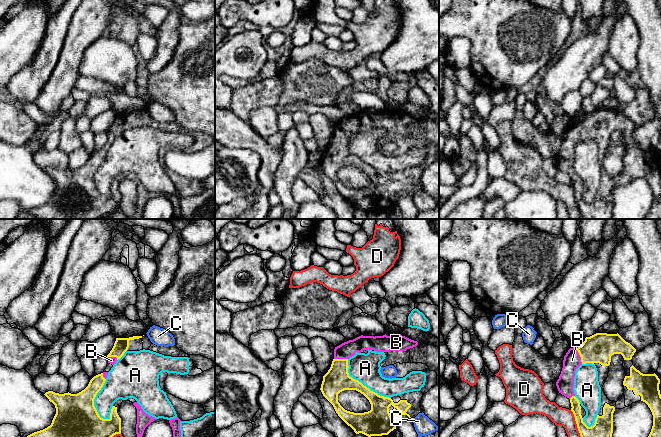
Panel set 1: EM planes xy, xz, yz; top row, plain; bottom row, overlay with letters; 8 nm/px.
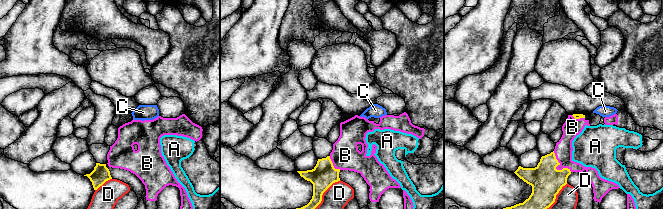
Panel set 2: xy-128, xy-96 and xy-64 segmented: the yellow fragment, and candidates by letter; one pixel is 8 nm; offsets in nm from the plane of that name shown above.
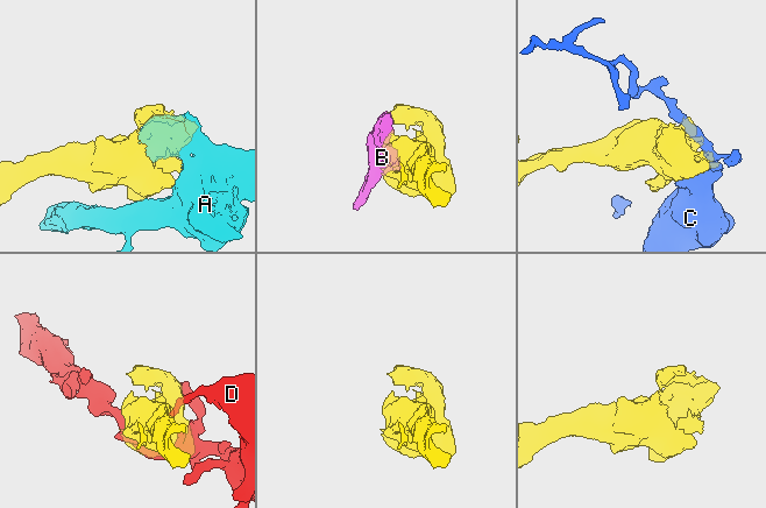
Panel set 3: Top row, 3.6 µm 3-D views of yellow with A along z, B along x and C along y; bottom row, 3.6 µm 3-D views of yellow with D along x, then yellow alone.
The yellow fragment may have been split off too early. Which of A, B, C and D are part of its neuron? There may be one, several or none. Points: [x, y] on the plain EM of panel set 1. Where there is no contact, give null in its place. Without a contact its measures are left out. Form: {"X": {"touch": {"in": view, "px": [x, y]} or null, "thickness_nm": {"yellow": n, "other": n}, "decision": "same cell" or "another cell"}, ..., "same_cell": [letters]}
{"A": {"touch": {"in": "xy", "px": [94, 174]}, "thickness_nm": {"yellow": 380, "other": 260}, "decision": "another cell"}, "B": {"touch": {"in": "yz", "px": [580, 132]}, "thickness_nm": {"yellow": 240, "other": 140}, "decision": "same cell"}, "C": {"touch": {"in": "xz", "px": [413, 196]}, "thickness_nm": {"yellow": 180, "other": 150}, "decision": "another cell"}, "D": {"touch": {"in": "yz", "px": [577, 202]}, "thickness_nm": {"yellow": 220, "other": 150}, "decision": "another cell"}, "same_cell": ["B"]}

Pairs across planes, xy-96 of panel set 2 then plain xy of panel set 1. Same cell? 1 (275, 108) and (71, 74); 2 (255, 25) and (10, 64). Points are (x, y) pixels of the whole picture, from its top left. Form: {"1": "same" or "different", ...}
{"1": "same", "2": "same"}

